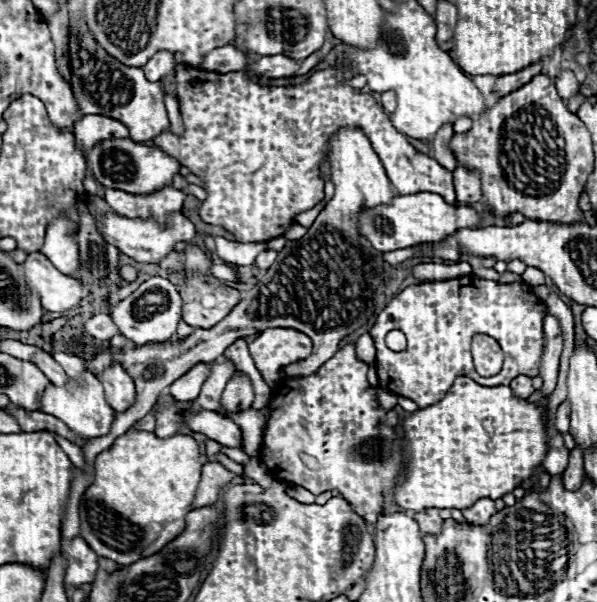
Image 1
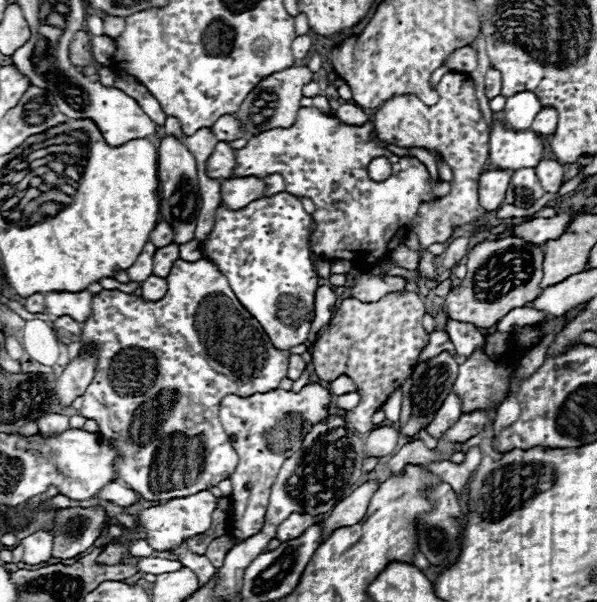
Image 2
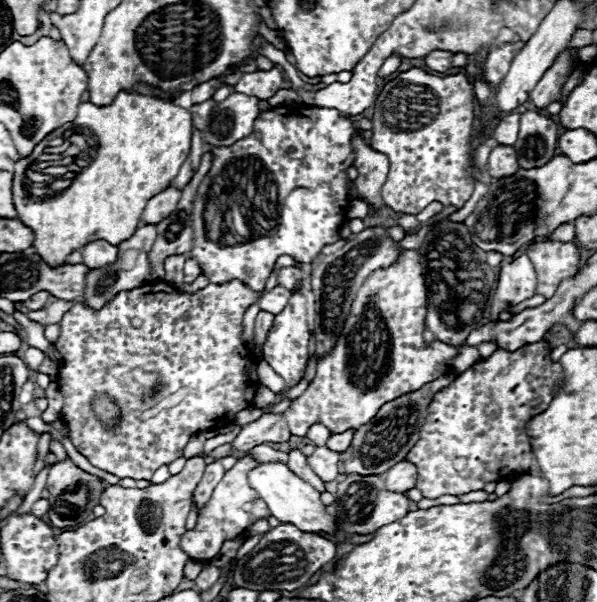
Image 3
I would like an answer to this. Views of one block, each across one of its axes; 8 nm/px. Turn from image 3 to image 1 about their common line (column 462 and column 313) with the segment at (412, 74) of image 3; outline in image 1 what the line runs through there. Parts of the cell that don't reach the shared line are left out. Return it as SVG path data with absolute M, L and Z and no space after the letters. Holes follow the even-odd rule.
M178 64L178 66L176 66L176 76L164 76L164 78L162 78L162 82L164 82L164 92L166 92L166 94L168 94L168 92L174 92L174 94L178 96L180 114L182 114L186 132L184 132L182 138L178 138L178 136L174 136L172 132L166 130L166 132L162 132L160 136L154 138L154 144L156 144L158 148L162 148L164 152L168 152L170 156L174 156L182 166L186 166L186 168L190 170L190 174L194 174L194 176L198 176L198 178L202 180L202 188L208 192L208 198L202 202L202 206L200 206L198 212L200 212L200 218L202 218L204 222L222 226L222 228L228 232L228 236L230 236L234 242L240 242L240 244L246 244L246 242L270 242L270 240L274 240L274 238L278 238L278 236L282 236L282 234L288 230L288 226L294 222L294 216L296 216L298 212L302 212L302 210L306 210L306 208L312 208L314 204L318 204L318 202L324 198L324 180L320 178L320 164L322 164L324 156L328 154L328 148L330 148L330 146L328 146L328 140L330 140L330 136L332 136L340 126L342 126L342 128L344 128L344 126L360 126L360 128L368 134L368 138L370 138L370 142L372 142L372 148L374 148L374 152L380 156L380 160L382 160L382 164L384 164L384 168L386 168L386 174L388 174L390 182L394 184L394 188L398 190L398 194L431 192L439 194L446 202L452 202L452 204L456 202L456 192L454 192L454 184L452 184L452 172L448 172L448 170L446 170L444 166L440 166L436 160L432 160L432 158L428 158L428 156L416 152L416 150L408 144L406 136L400 134L400 132L392 126L392 122L390 122L390 118L388 118L388 112L376 102L374 96L361 92L359 89L350 88L350 86L344 84L344 82L346 82L346 74L348 74L348 72L344 70L344 66L336 66L336 68L330 68L330 70L322 70L322 72L312 74L312 78L310 78L308 82L300 84L300 86L288 86L288 88L268 86L268 88L264 88L264 86L258 86L250 74L242 74L242 72L218 74L218 72L206 72L206 70L200 70L200 68L180 66L180 64Z

